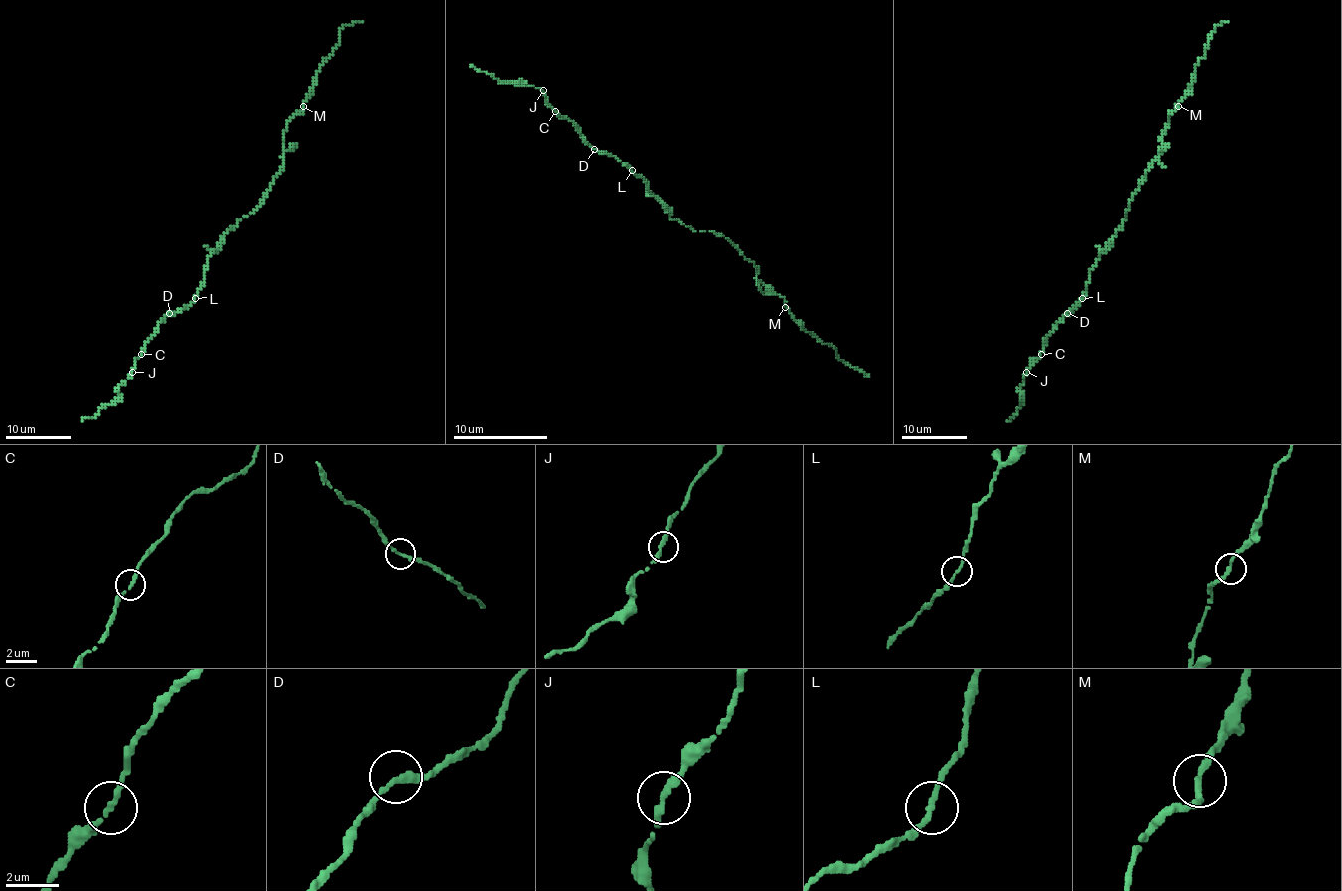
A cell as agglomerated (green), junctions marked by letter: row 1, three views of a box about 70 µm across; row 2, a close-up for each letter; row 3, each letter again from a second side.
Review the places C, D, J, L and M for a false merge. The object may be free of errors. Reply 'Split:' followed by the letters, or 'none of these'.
Split: none of these

